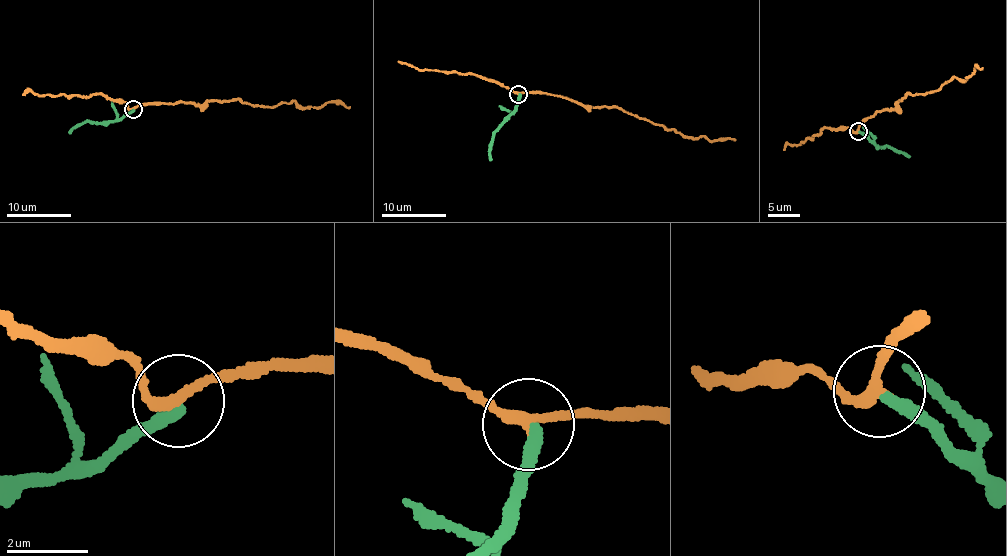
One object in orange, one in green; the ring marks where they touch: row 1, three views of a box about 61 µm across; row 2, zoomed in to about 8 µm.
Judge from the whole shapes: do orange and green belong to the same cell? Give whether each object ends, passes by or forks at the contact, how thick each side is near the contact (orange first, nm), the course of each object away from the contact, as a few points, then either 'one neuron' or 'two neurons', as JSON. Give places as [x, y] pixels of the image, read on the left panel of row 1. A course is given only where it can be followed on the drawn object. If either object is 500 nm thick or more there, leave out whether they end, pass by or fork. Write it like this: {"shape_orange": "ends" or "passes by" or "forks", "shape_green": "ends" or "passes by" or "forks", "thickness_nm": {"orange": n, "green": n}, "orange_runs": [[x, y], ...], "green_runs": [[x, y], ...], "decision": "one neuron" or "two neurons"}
{"shape_orange": "passes by", "shape_green": "ends", "thickness_nm": {"orange": 240, "green": 300}, "orange_runs": [[133, 108], [238, 100], [271, 107], [295, 102], [349, 109]], "green_runs": [[133, 110], [119, 119], [88, 121], [73, 128], [69, 133]], "decision": "two neurons"}

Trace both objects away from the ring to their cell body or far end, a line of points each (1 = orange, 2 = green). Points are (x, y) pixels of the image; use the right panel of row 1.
1: (858, 130), (860, 124), (895, 108), (907, 94), (939, 90), (953, 78), (960, 80), (983, 70)
2: (858, 132), (905, 152), (909, 158)

